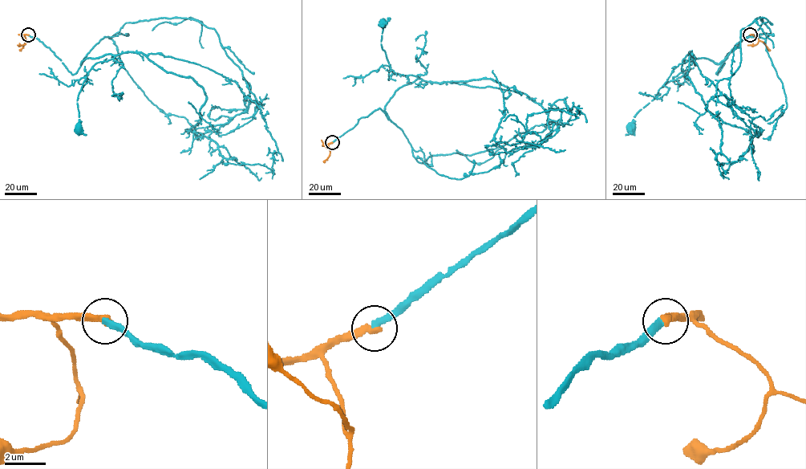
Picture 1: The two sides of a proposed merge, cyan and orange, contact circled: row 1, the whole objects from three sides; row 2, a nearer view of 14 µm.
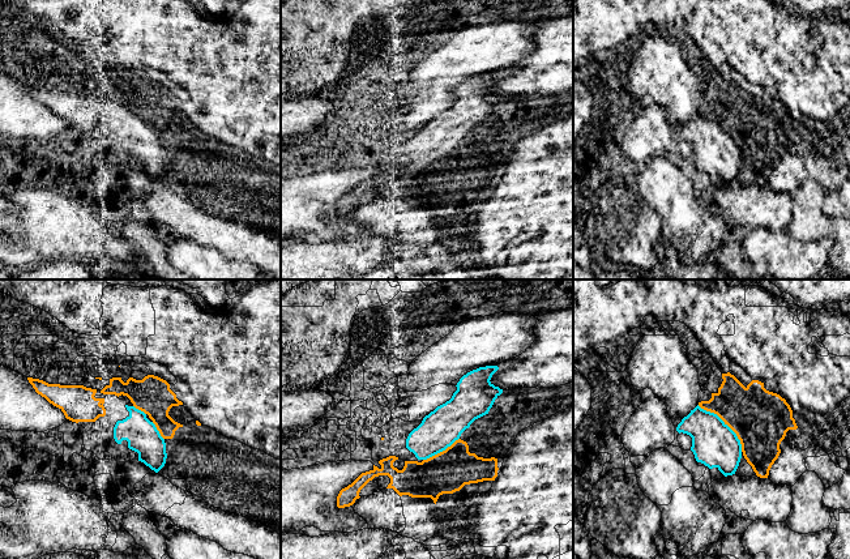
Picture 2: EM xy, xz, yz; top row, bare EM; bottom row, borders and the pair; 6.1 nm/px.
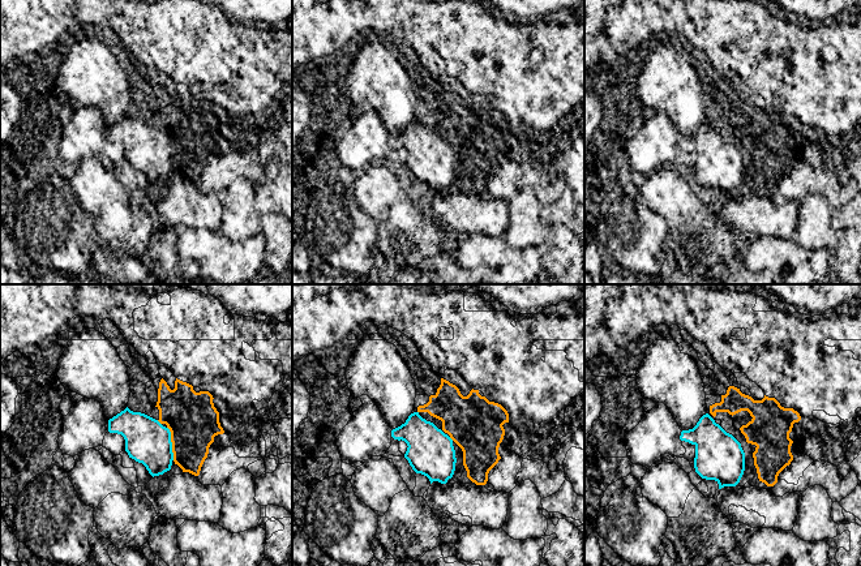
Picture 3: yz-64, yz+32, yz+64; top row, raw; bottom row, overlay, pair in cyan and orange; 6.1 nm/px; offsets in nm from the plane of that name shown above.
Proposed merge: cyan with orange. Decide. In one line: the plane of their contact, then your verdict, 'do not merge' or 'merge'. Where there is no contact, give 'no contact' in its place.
yz | merge

